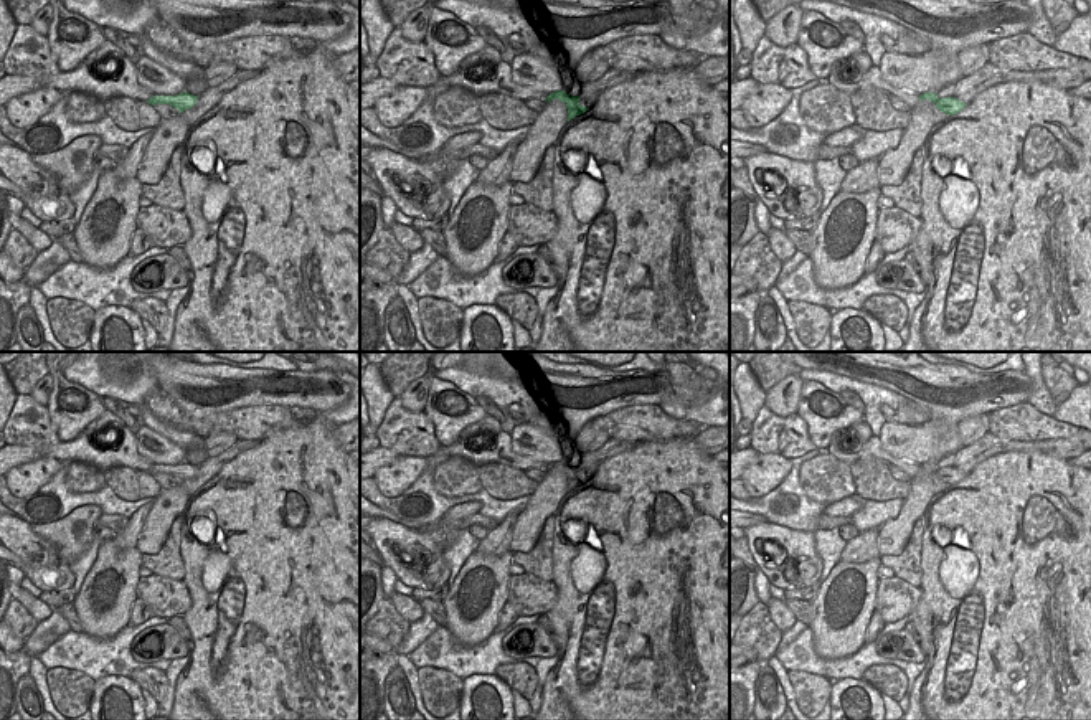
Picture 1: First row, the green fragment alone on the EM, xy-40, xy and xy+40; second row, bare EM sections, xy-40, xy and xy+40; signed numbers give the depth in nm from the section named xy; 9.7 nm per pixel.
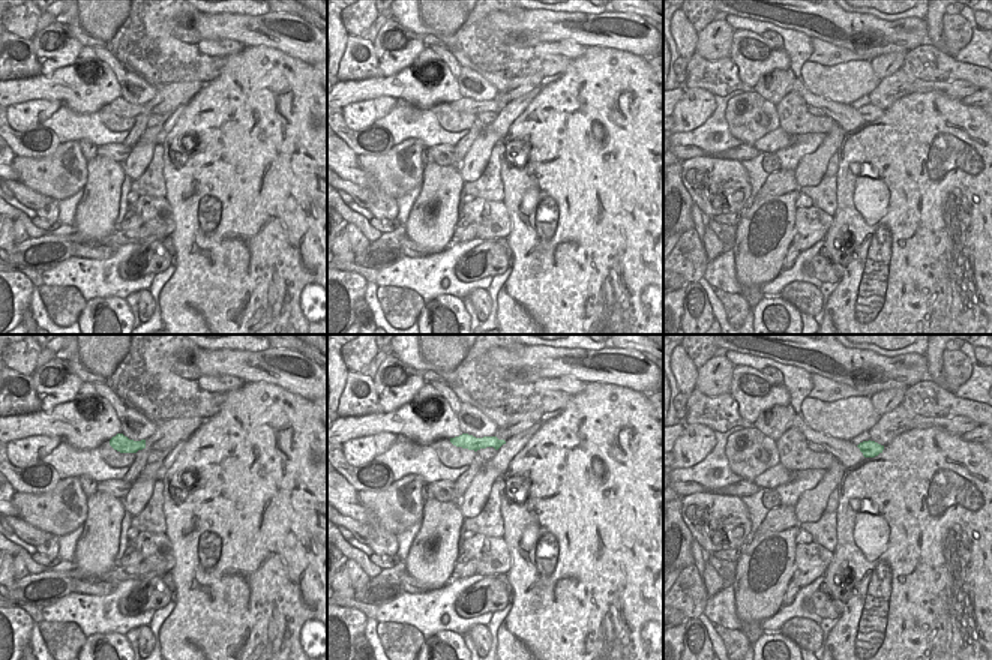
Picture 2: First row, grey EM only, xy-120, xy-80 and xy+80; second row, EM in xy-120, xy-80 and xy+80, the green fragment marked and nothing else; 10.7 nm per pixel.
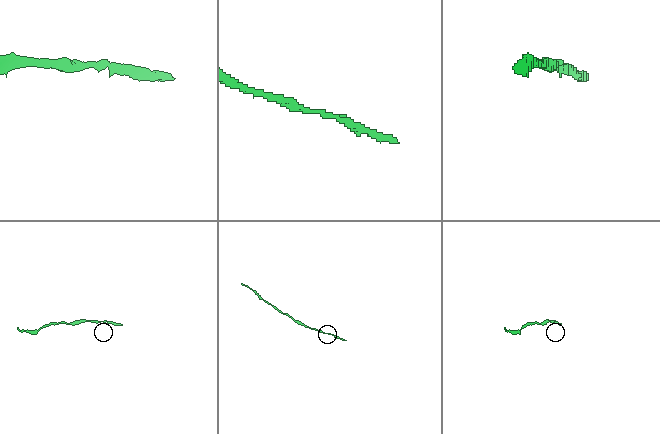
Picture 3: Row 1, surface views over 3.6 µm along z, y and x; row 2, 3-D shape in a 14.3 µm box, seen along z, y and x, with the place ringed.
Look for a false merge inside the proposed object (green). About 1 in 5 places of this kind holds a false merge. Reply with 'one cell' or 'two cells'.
one cell

